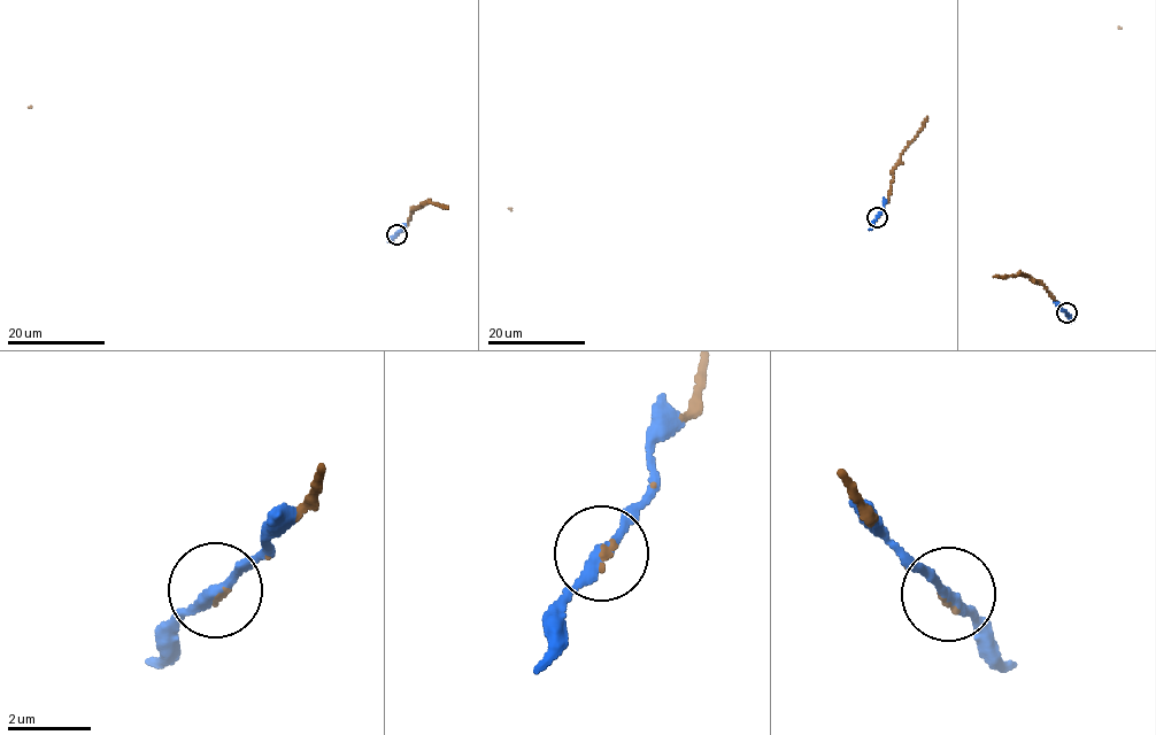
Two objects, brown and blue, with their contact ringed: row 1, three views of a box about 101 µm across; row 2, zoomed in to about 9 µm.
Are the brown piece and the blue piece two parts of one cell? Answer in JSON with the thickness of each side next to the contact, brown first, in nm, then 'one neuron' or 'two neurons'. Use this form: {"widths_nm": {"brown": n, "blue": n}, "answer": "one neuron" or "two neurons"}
{"widths_nm": {"brown": 90, "blue": 240}, "answer": "one neuron"}

